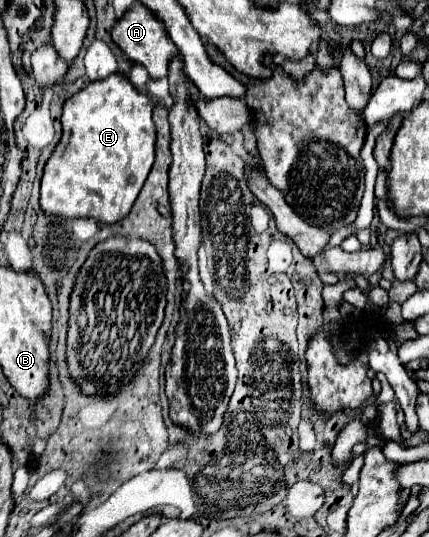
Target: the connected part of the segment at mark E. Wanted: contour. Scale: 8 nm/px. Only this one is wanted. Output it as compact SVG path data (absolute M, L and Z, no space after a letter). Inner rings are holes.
M119 72L105 80L89 82L89 86L73 94L63 106L63 138L43 170L39 200L43 212L63 218L95 218L101 224L115 224L123 220L131 212L131 206L155 160L153 108L155 102L147 94L141 94L129 78Z

